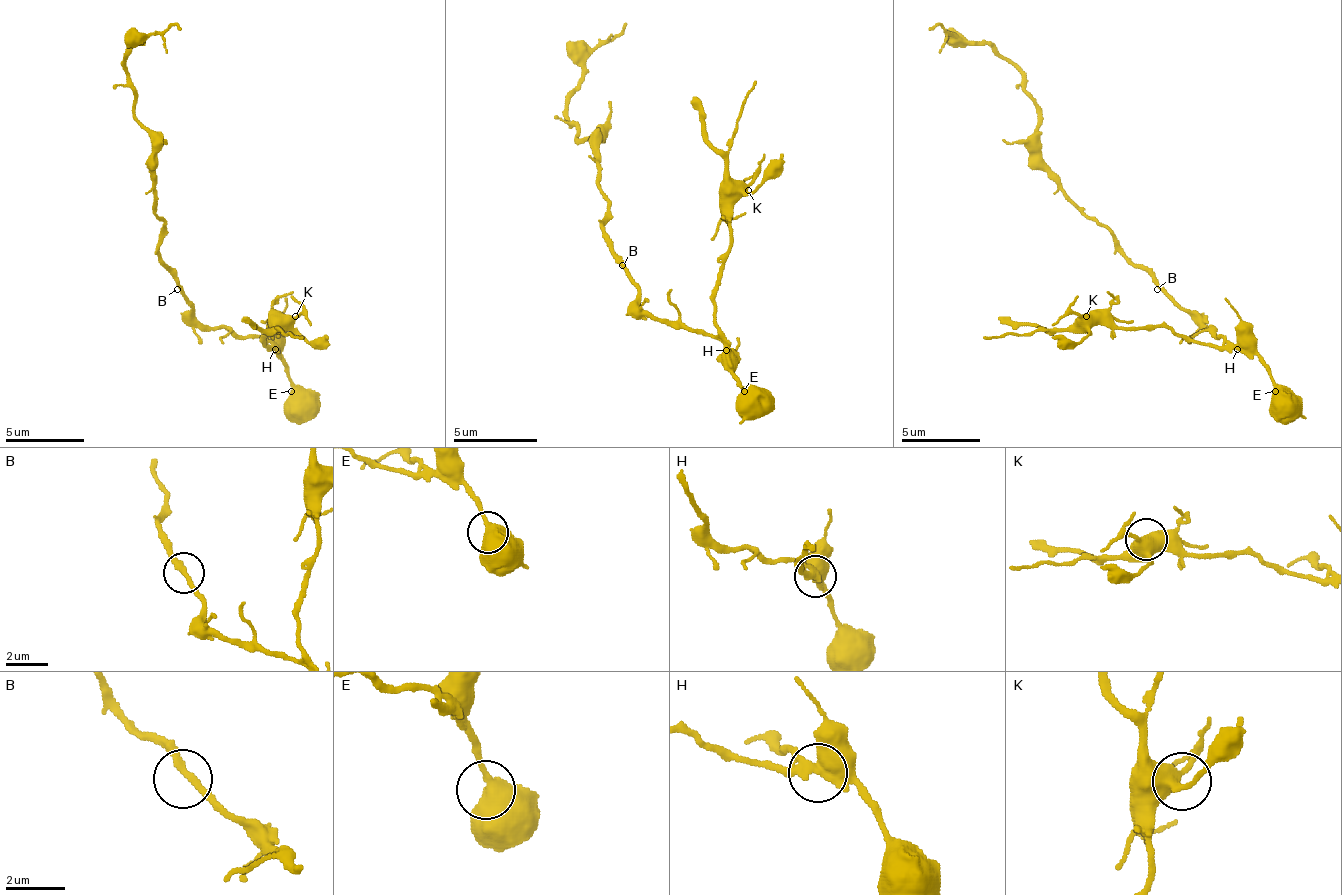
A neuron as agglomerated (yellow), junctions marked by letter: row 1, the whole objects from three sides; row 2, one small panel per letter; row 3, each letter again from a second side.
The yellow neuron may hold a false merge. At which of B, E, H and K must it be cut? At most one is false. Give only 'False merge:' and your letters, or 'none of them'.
False merge: H

